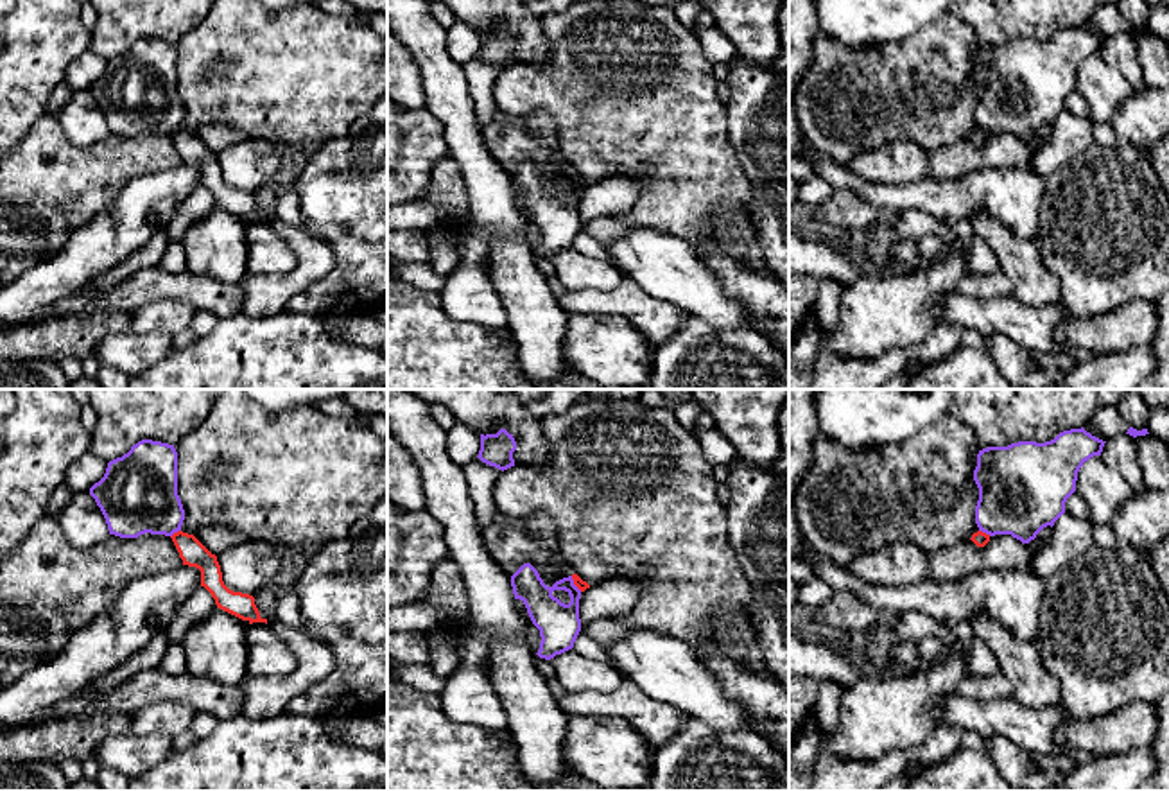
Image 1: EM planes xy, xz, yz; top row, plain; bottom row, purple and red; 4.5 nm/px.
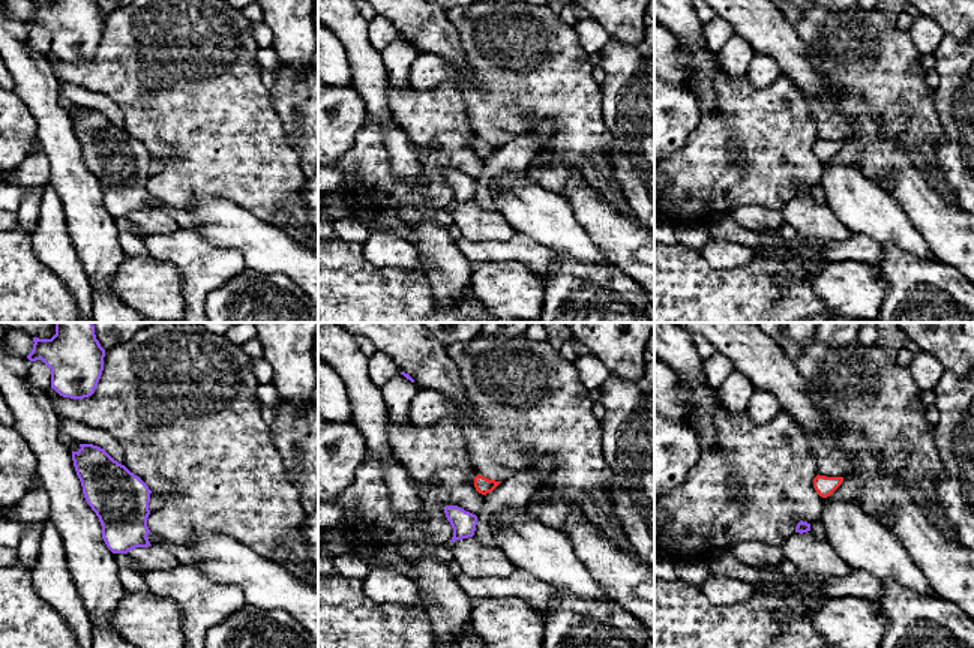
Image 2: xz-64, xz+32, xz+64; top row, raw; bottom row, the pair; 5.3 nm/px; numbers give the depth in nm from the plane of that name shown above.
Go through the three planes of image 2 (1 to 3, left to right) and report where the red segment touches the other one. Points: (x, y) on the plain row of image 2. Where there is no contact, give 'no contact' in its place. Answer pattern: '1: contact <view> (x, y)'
1: no contact
2: no contact
3: no contact

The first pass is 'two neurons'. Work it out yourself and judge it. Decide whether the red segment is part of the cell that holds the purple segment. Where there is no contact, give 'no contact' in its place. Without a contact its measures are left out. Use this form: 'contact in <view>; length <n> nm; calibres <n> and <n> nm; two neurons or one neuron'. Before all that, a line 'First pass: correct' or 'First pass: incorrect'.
First pass: correct
contact in yz; length 60 nm; calibres 380 and 70 nm; two neurons

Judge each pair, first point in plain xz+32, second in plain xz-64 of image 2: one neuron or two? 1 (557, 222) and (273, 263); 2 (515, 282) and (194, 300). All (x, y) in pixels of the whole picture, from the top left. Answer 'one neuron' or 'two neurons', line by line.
1: one neuron
2: two neurons

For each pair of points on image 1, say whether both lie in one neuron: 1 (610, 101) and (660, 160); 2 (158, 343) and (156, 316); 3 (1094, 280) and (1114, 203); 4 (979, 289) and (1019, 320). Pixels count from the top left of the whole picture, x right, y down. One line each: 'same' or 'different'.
1: same
2: different
3: same
4: different

